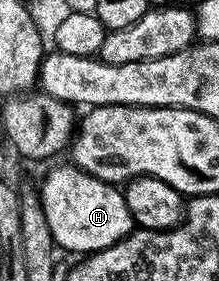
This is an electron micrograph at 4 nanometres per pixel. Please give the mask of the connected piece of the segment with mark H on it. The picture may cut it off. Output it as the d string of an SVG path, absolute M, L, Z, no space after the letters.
M65 162L51 169L44 178L42 186L39 186L39 195L54 243L60 249L62 247L69 252L79 253L79 256L111 247L123 238L127 238L135 228L135 221L129 212L126 195L116 185L97 180L84 170L77 169L72 163Z

